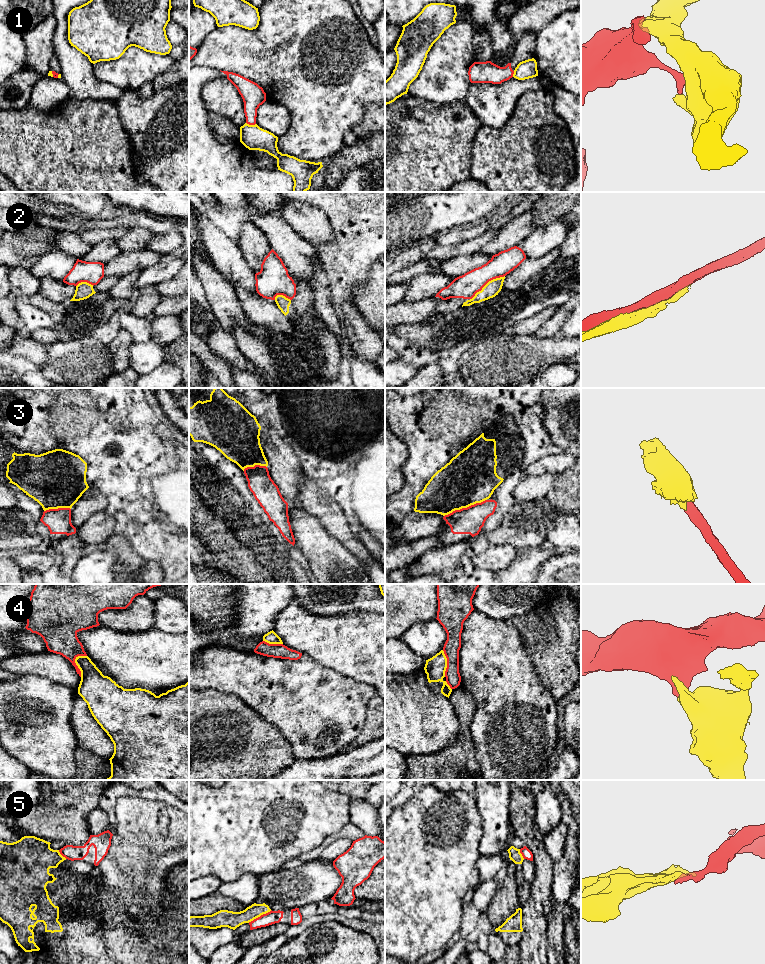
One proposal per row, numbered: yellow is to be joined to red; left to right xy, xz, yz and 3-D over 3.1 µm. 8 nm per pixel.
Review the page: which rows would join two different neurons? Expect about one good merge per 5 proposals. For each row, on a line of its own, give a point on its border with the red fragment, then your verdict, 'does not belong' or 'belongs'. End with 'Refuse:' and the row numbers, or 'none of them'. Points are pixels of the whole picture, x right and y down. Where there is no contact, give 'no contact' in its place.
1: contact xz (251, 124); does not belong
2: contact yz (487, 282); does not belong
3: contact yz (465, 508); does not belong
4: contact xy (74, 662); does not belong
5: contact xz (260, 916); does not belong
Refuse: 1, 2, 3, 4, 5

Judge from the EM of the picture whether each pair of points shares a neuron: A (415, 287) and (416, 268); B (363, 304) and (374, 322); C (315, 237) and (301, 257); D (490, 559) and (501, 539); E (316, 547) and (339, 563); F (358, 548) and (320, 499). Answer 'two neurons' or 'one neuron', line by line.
A: two neurons
B: one neuron
C: two neurons
D: two neurons
E: one neuron
F: one neuron

